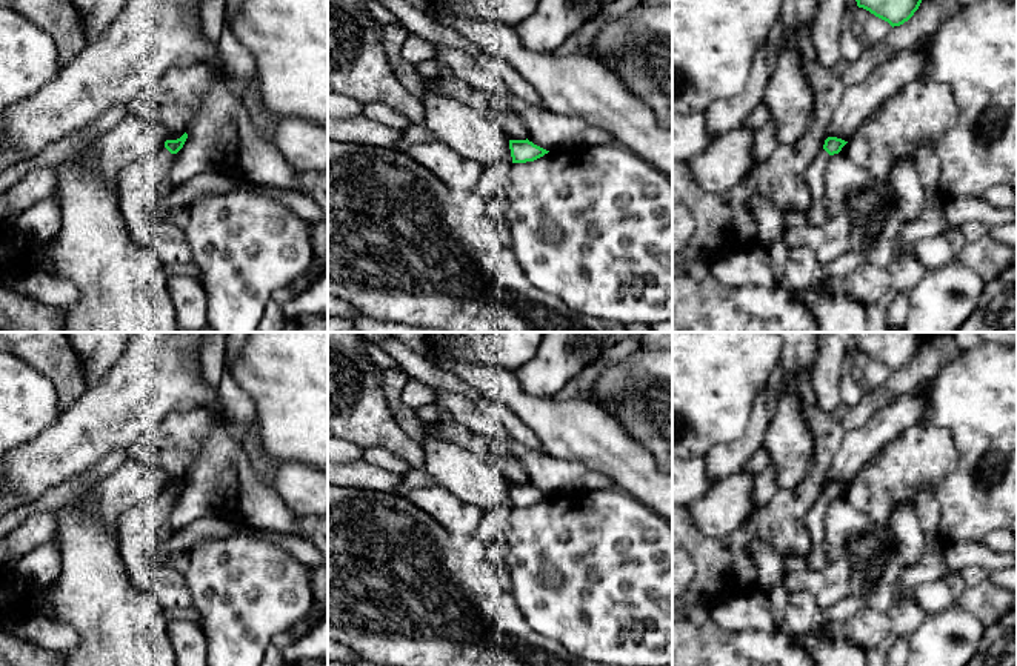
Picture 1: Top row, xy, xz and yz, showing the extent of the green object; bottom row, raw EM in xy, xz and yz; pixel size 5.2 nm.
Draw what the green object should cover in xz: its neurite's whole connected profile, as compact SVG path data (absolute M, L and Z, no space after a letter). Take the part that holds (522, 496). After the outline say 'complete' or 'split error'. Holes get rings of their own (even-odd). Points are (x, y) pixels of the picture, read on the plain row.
M528 483L526 485L509 485L509 494L511 494L512 508L534 506L549 497L534 489Z; complete

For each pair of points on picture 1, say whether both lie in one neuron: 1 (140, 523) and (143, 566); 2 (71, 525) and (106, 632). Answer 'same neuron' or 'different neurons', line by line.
1: same neuron
2: same neuron

